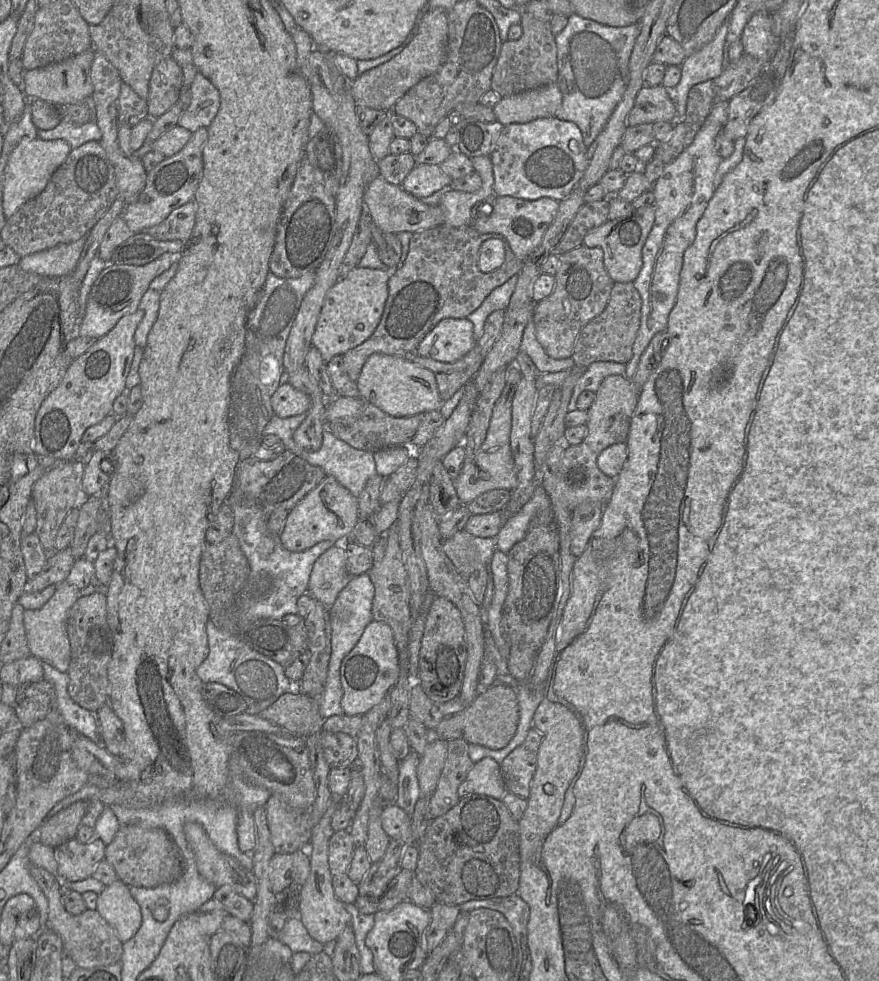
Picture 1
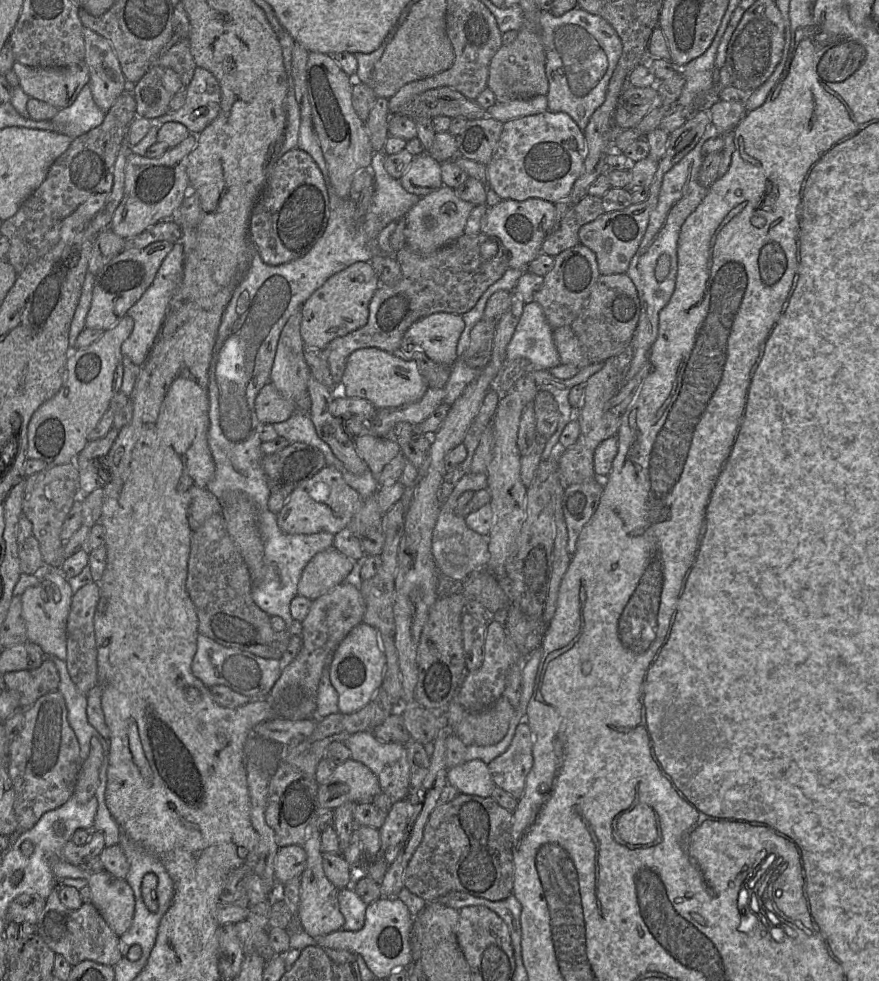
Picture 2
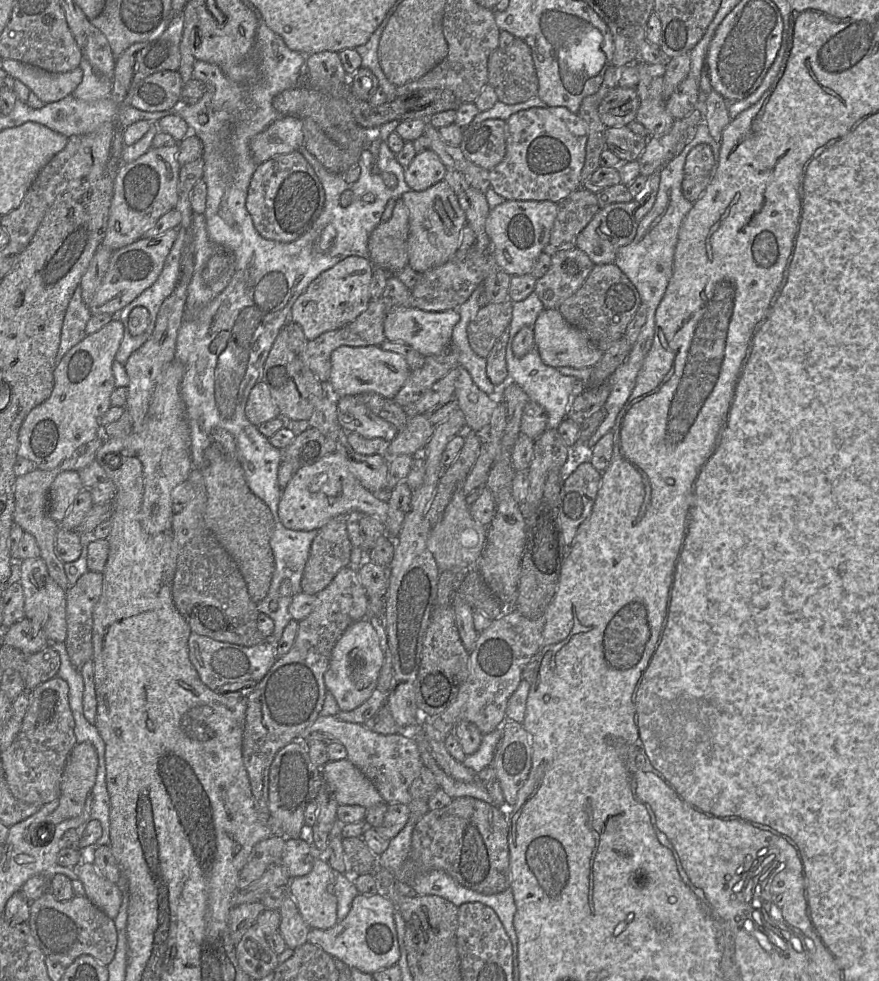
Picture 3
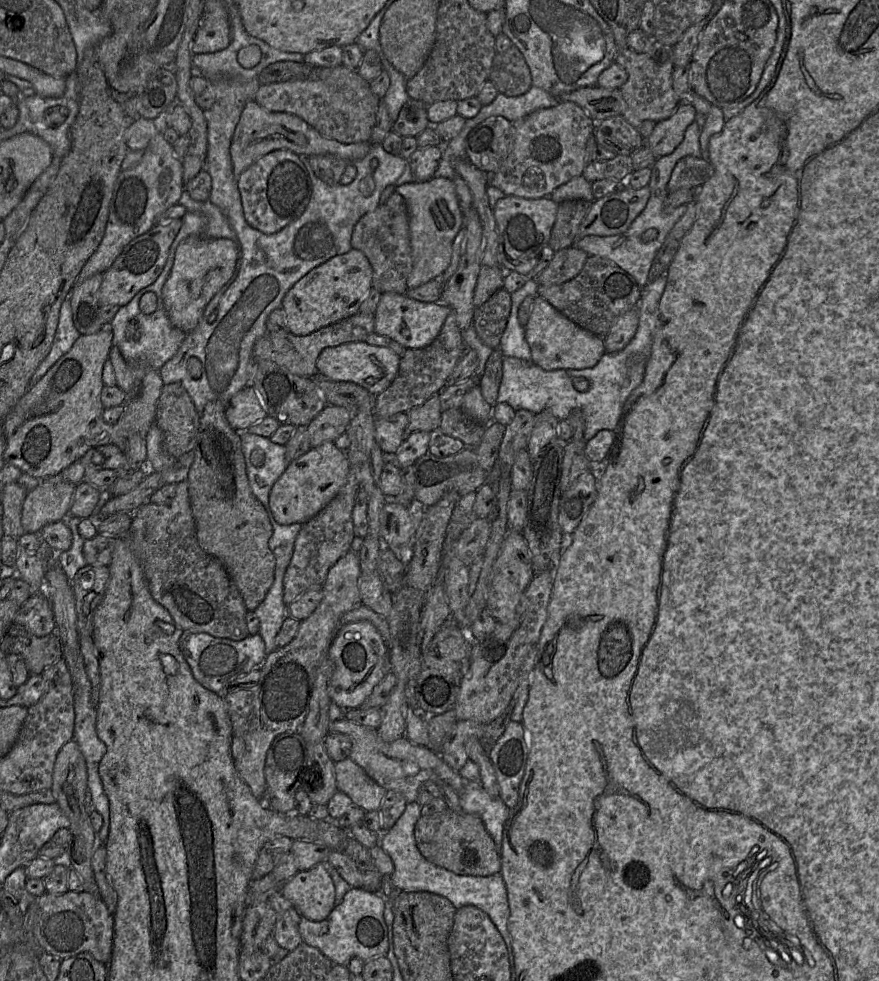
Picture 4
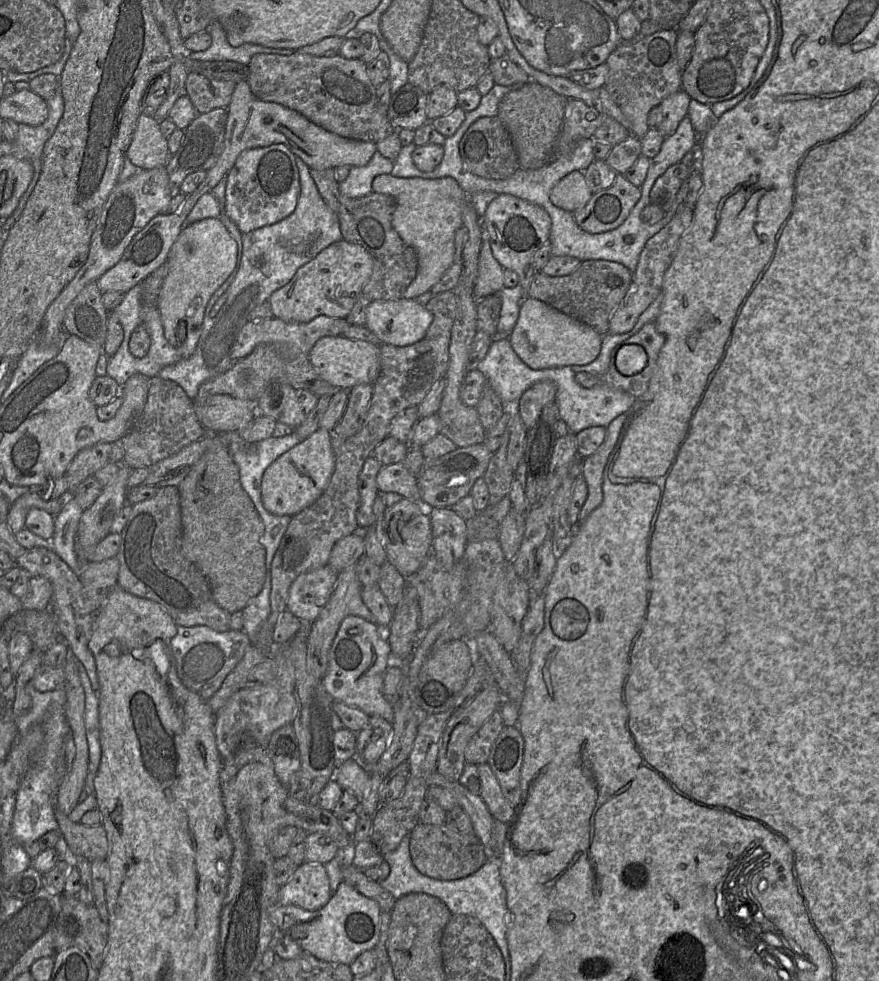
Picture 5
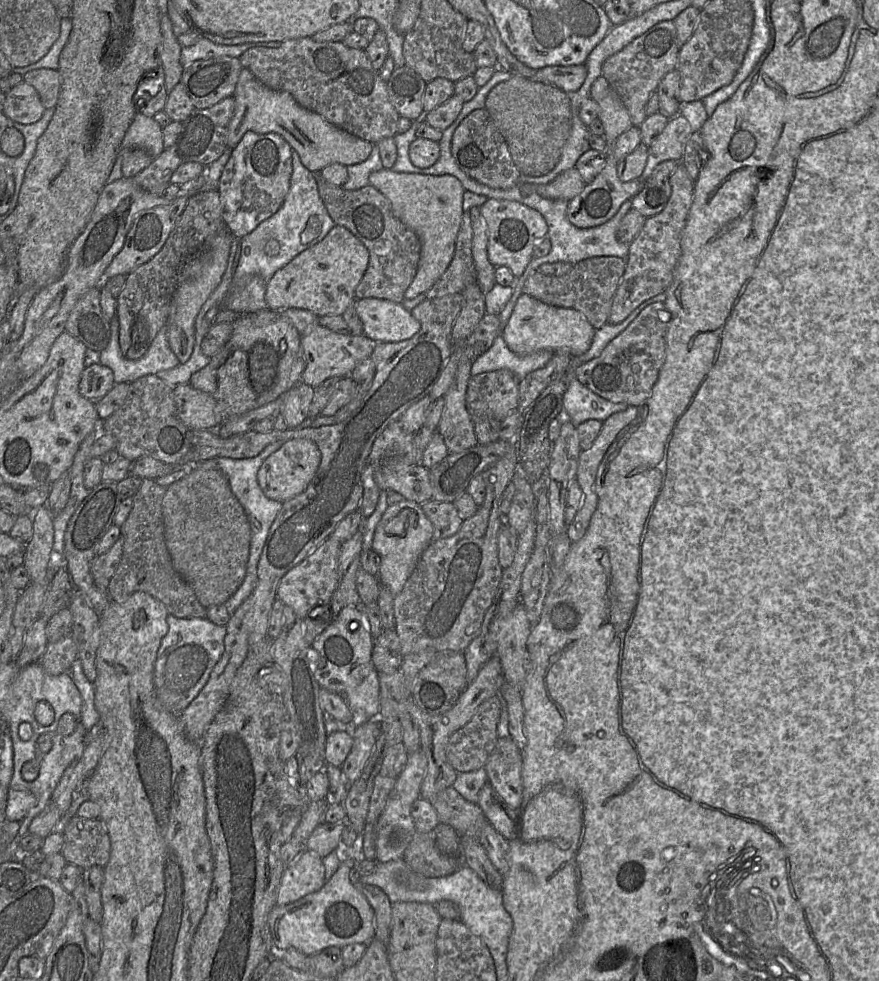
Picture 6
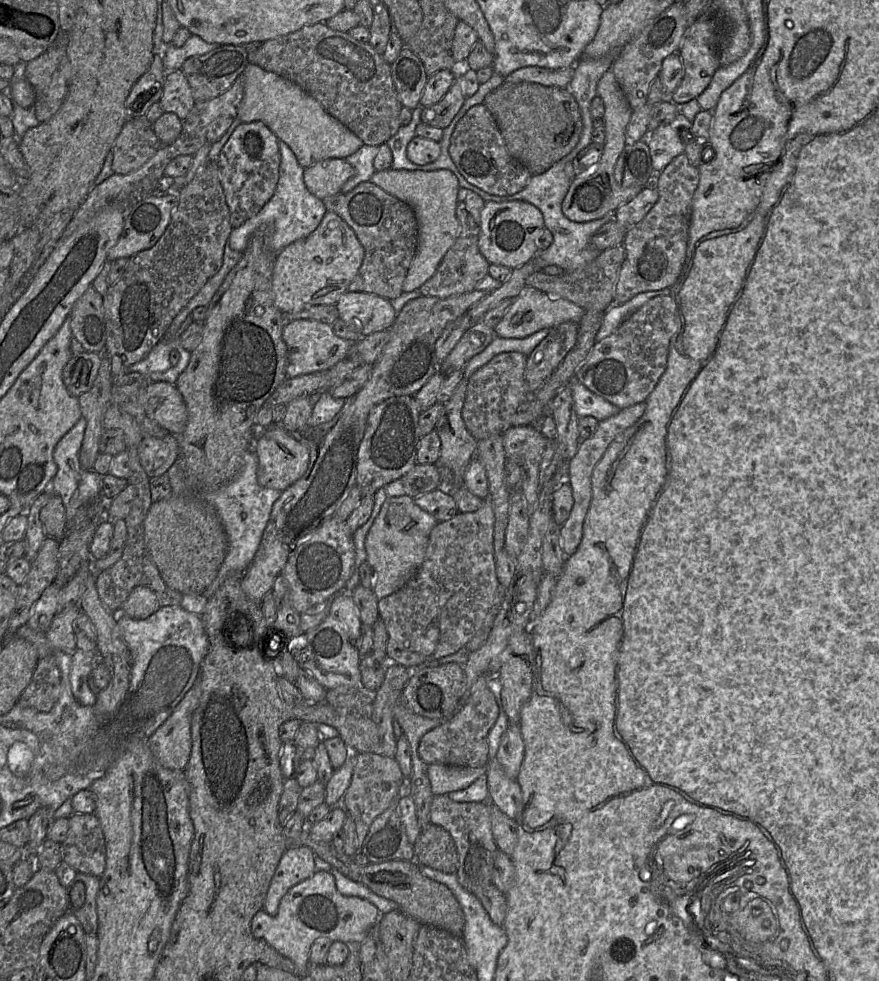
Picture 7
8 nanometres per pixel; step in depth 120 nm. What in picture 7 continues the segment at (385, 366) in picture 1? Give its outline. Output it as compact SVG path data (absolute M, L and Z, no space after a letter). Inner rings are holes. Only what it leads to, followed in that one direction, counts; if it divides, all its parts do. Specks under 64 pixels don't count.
M309 319L287 321L282 336L288 350L287 378L331 369L345 358L354 344L338 337L331 325Z

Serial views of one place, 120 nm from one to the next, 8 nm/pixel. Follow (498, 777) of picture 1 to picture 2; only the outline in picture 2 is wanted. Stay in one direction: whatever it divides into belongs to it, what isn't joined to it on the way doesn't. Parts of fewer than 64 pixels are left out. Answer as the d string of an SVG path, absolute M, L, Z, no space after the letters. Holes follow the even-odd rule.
M481 760L465 761L448 769L446 778L461 794L487 798L495 788L488 766Z

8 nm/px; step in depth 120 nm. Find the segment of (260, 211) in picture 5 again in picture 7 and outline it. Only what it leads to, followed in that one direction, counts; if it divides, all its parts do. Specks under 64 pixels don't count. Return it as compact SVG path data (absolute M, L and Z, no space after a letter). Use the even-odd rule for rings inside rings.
M263 122L240 123L224 145L217 162L230 222L233 228L237 228L257 215L275 192L281 162L278 138Z

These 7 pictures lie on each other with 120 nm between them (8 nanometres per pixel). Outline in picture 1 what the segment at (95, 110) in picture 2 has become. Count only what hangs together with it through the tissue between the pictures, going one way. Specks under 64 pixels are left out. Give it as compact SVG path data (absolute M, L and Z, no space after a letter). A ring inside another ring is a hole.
M61 119L55 128L38 130L37 133L37 137L42 140L65 140L71 149L75 149L89 141L100 142L102 138L101 130L96 121L79 125Z

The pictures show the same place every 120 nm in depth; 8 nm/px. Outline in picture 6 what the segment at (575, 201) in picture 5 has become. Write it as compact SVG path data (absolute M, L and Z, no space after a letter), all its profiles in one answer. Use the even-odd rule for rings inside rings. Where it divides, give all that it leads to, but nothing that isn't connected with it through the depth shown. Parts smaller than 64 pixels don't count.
M576 167L561 173L552 182L536 185L535 192L546 199L563 199L570 201L582 192L586 183Z

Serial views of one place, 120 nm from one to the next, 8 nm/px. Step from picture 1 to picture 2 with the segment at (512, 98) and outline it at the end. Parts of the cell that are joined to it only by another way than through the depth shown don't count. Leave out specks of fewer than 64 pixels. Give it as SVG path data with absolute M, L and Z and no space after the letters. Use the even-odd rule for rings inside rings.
M538 95L505 103L496 102L487 109L487 115L504 123L511 119L538 114L546 110L548 110L546 95Z

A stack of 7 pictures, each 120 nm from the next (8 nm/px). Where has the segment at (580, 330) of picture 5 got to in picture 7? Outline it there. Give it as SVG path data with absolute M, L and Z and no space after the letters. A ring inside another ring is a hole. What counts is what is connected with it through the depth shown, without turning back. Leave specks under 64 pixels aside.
M525 286L501 321L494 327L494 333L500 338L525 338L539 330L549 330L564 322L579 323L585 312L583 308L566 299L550 297L538 289Z

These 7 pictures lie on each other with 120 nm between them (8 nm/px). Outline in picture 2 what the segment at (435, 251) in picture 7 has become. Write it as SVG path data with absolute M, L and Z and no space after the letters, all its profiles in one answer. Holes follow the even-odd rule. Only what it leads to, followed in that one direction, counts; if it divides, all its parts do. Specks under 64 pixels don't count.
M445 185L421 197L404 216L406 246L416 253L427 255L456 240L464 233L473 207L473 203L460 199L454 189Z

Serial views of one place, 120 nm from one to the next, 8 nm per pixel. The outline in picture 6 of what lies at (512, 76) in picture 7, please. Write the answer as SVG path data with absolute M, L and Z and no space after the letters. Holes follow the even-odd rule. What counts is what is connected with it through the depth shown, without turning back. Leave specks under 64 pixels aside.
M584 64L570 66L546 66L537 70L538 81L552 84L566 93L574 93L587 75Z

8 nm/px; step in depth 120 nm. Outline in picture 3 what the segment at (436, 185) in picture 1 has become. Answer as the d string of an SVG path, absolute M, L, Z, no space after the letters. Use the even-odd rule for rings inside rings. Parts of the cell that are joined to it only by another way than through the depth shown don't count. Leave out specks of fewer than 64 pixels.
M427 149L416 153L405 169L404 178L413 191L423 191L444 179L446 167L439 156Z

